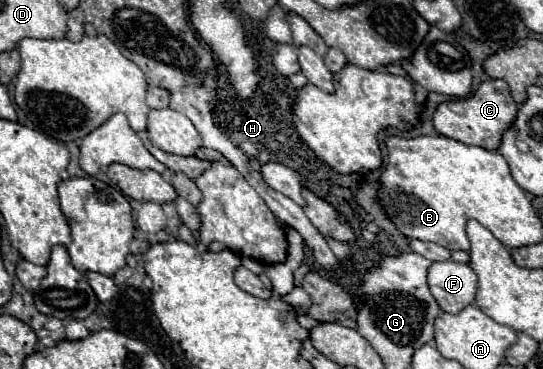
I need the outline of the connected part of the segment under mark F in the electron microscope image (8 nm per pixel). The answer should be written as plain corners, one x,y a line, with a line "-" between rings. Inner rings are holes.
453,260
435,262
429,268
429,290
435,296
439,308
449,314
457,314
475,300
477,274
469,264

